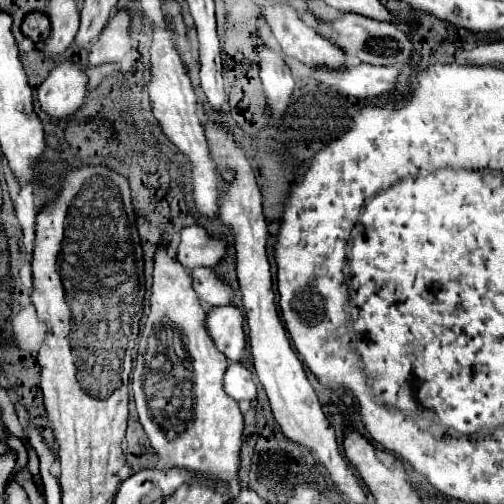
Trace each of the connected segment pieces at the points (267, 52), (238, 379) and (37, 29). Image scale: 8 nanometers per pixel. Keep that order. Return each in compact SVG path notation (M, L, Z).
M251 35L251 41L255 45L255 53L259 57L259 77L263 81L265 95L269 99L269 105L273 109L273 115L279 119L279 115L285 113L291 93L293 93L293 75L289 65L285 63L285 57L271 47L267 47L257 35Z
M229 363L225 371L225 391L235 401L253 401L257 397L257 387L253 383L251 369L241 363Z
M29 13L21 25L21 31L31 37L35 43L45 39L51 31L51 23L49 23L49 17L45 13Z

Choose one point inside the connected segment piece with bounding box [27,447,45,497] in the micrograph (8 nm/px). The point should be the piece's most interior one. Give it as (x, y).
(33, 465)

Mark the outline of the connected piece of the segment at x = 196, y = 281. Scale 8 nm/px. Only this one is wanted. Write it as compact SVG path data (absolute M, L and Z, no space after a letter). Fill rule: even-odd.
M193 269L191 271L191 279L193 279L193 289L199 295L199 299L205 305L217 307L217 305L229 305L233 299L233 289L229 287L227 281L219 279L215 275L213 269Z

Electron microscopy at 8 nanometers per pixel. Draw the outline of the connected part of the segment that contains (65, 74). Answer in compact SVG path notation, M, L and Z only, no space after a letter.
M73 59L59 61L49 77L37 87L37 103L43 113L55 119L71 117L85 99L85 67Z

